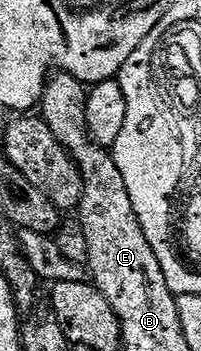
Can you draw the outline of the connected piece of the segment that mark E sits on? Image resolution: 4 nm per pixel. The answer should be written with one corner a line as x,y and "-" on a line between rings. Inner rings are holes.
66,73
52,74
43,89
41,118
49,129
53,129
53,137
57,137
57,141
61,141
63,148
70,153
83,178
83,196
77,208
77,222
83,228
85,241
89,241
86,266
90,278
96,287
107,287
106,295
115,295
115,299
127,299
127,295
131,295
131,299
135,299
135,295
163,295
159,287
163,287
165,273
159,275
161,265
155,267
157,257
137,221
137,213
133,213
133,201
129,201
129,189
125,189
121,169
117,169
114,154
108,148
106,151
98,147
87,132
87,91
88,88
77,77
-
123,283
127,283
127,287
139,287
139,291
123,291

